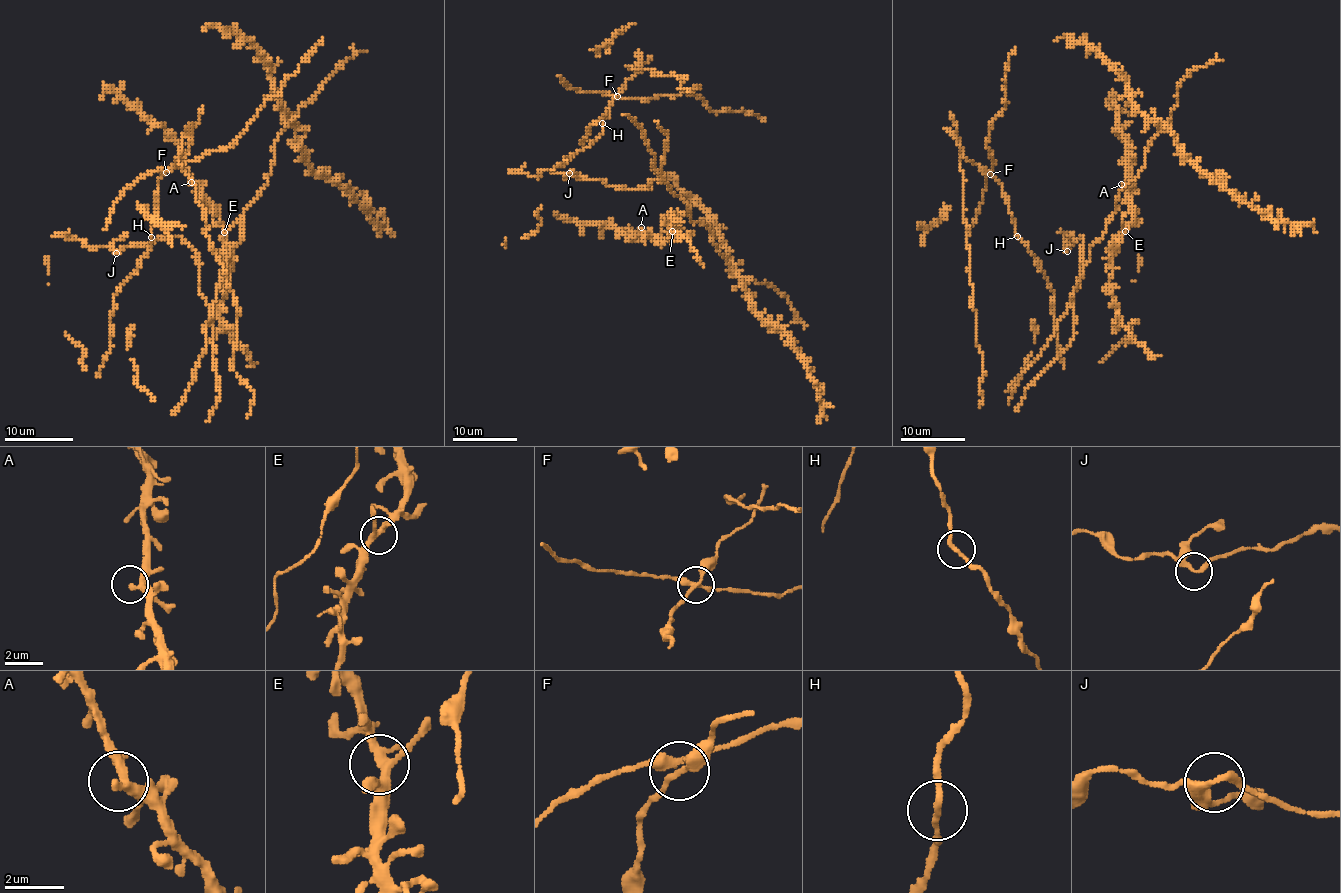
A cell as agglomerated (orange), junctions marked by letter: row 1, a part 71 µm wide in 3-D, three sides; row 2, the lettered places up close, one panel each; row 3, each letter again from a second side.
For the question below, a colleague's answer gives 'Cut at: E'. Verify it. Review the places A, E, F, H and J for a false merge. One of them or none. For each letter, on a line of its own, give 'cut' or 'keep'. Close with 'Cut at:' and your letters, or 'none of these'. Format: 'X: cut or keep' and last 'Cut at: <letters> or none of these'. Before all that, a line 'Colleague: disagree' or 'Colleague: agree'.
Colleague: disagree
A: keep
E: keep
F: keep
H: keep
J: keep
Cut at: none of these

